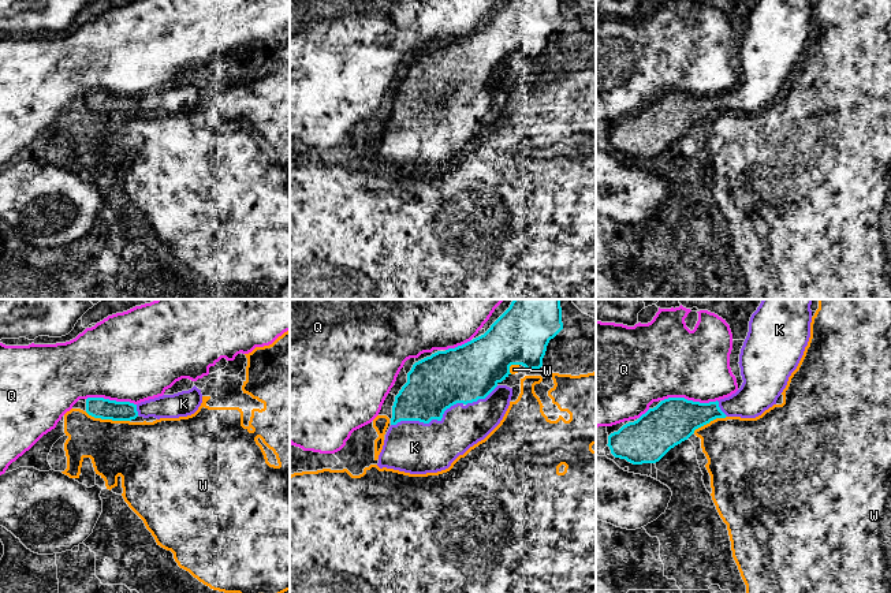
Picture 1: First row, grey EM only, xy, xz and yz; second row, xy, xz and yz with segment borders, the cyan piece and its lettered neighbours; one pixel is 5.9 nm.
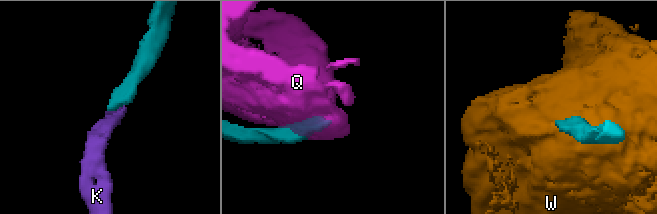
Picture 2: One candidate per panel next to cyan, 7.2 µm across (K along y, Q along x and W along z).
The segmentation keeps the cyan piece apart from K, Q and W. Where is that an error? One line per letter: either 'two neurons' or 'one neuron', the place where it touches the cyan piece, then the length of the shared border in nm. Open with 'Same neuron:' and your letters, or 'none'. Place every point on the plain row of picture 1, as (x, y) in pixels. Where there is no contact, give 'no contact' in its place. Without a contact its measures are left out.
Same neuron: K
K: one neuron | xz (428, 116) | 460 nm
Q: two neurons | yz (689, 94) | 320 nm
W: two neurons | xy (107, 112) | 280 nm

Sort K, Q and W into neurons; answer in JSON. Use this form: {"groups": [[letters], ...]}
{"groups": [["K"], ["Q"], ["W"]]}

